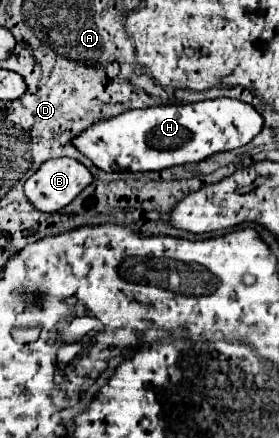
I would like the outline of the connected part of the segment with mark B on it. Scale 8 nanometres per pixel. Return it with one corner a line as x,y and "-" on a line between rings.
74,158
46,160
24,184
26,198
42,212
58,212
68,206
94,176

